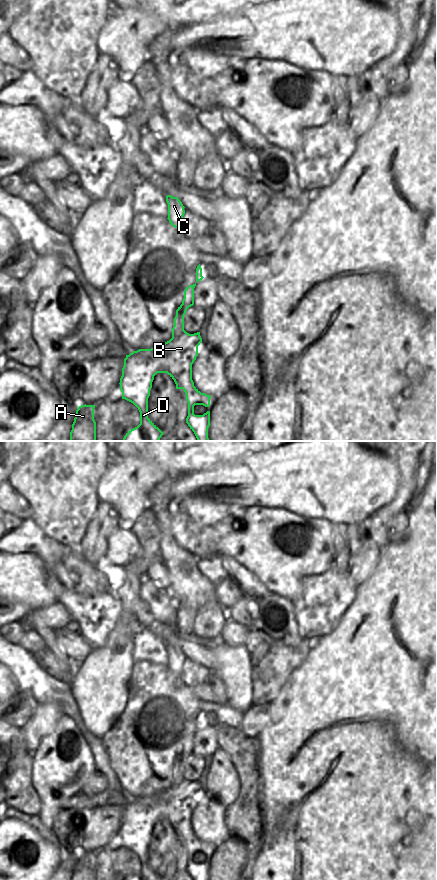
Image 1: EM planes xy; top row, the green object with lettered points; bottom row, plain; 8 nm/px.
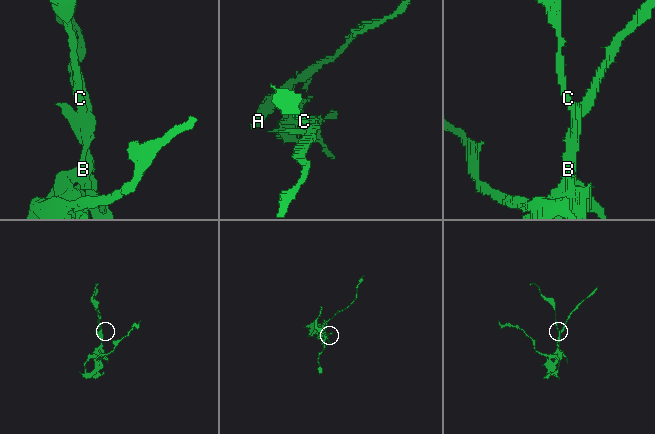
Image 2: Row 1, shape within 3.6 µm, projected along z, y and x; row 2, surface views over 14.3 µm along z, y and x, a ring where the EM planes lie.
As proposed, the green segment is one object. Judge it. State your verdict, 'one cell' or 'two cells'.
two cells

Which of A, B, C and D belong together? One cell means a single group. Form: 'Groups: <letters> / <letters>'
Groups: A B D / C.

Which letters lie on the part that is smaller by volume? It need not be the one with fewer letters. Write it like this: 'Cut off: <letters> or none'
Cut off: C.

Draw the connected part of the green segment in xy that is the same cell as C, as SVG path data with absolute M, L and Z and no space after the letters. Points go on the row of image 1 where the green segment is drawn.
M171 195L166 196L166 202L168 204L167 219L173 227L182 230L182 218L185 214L185 207L177 197Z

